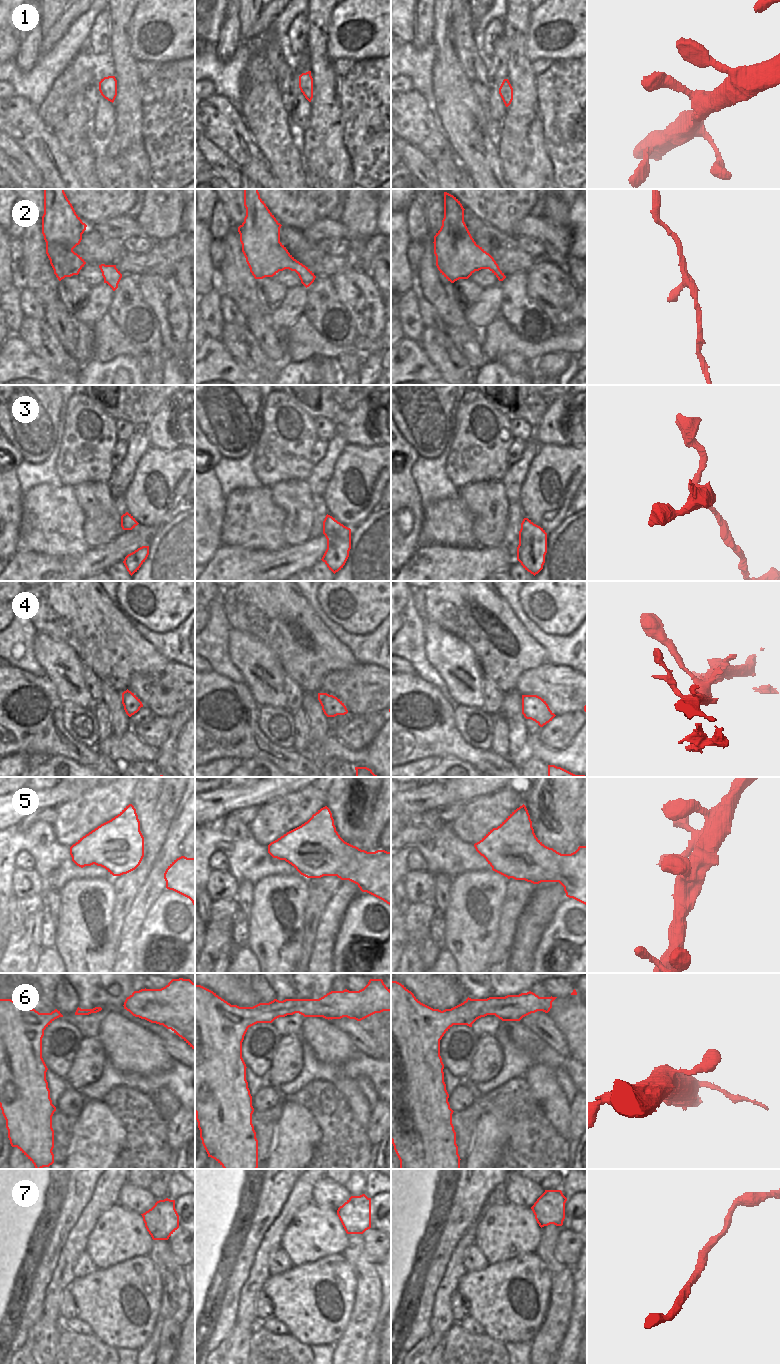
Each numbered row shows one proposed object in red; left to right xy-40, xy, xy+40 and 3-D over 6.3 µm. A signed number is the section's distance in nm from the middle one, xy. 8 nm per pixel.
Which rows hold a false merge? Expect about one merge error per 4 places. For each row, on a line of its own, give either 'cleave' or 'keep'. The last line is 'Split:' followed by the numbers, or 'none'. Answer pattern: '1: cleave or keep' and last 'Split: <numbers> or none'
1: keep
2: keep
3: keep
4: keep
5: keep
6: keep
7: cleave
Split: 7

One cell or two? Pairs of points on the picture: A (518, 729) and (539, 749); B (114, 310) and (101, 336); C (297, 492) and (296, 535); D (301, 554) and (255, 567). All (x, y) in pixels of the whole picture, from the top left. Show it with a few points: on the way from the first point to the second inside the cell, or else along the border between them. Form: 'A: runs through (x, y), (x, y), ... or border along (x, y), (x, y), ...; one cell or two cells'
A: border along (531, 740), (530, 745); two cells
B: border along (108, 312), (124, 336); two cells
C: runs through (297, 503), (299, 511), (298, 524); one cell
D: runs through (290, 559), (266, 567); one cell

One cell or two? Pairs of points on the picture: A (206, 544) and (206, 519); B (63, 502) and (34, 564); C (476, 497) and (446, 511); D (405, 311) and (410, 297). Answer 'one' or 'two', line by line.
A: one
B: two
C: two
D: one

